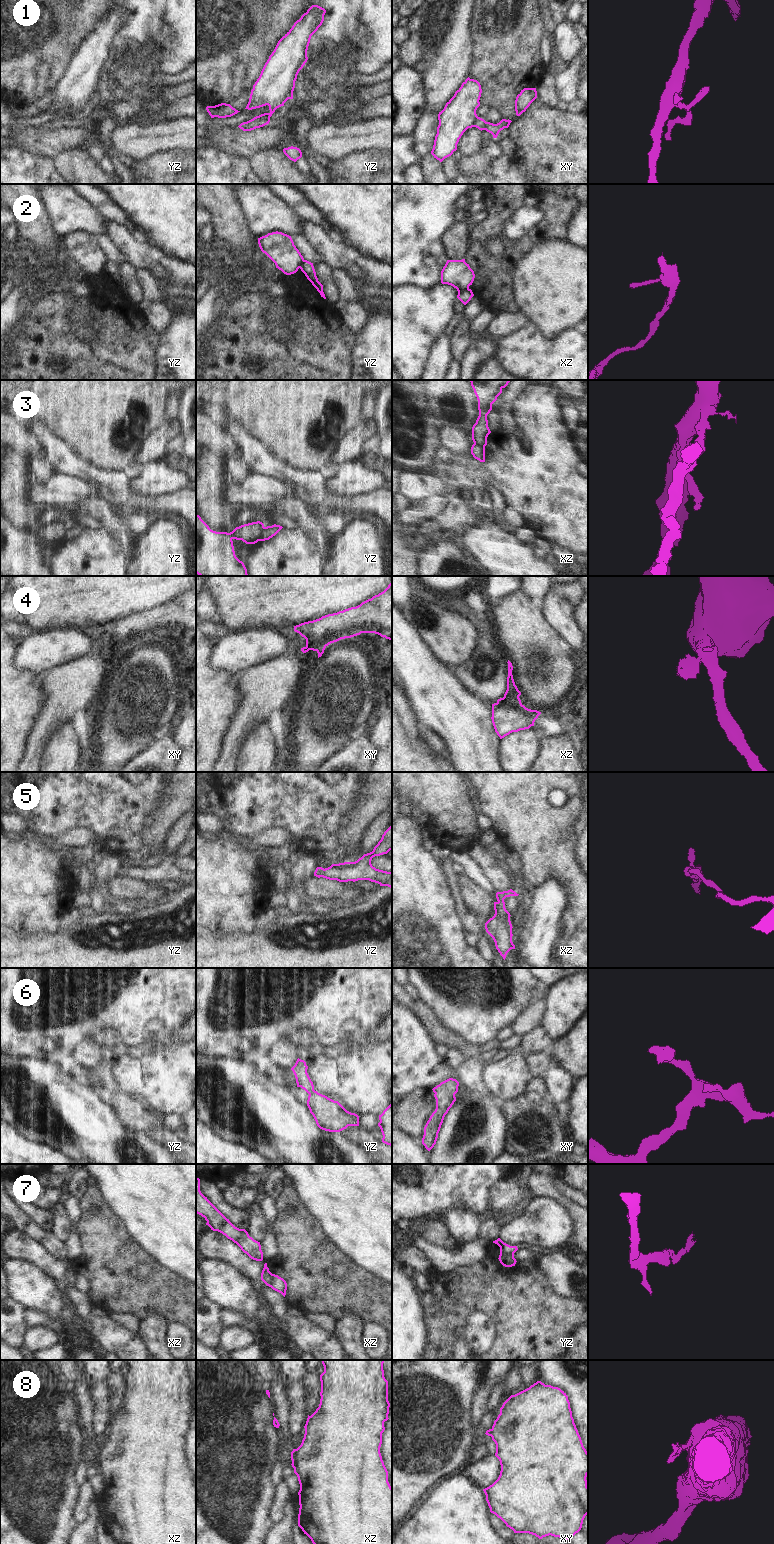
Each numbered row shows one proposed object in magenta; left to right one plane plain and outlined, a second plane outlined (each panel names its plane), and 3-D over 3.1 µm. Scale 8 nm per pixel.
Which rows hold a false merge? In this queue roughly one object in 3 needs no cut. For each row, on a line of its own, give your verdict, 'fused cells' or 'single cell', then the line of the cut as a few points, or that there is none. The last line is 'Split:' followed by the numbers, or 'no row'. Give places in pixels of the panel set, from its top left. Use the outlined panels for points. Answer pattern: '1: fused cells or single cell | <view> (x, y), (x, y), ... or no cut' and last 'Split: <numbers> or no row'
1: fused cells | yz (258, 116), (266, 124)
2: fused cells | xz (468, 287), (458, 293)
3: fused cells | yz (265, 527), (258, 540)
4: fused cells | xz (497, 702), (521, 704)
5: single cell | no cut
6: single cell | no cut
7: fused cells | yz (514, 1252), (502, 1252), (500, 1254)
8: fused cells | xz (296, 1449), (292, 1461)
Split: 1, 2, 3, 4, 7, 8

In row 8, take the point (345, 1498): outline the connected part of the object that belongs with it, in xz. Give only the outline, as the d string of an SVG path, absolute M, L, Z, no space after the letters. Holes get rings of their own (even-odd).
M322 1360L324 1372L320 1375L320 1404L311 1416L308 1415L304 1438L296 1449L295 1459L291 1464L300 1484L298 1526L313 1544L392 1544L392 1487L380 1453L384 1422L389 1419L390 1407L388 1381L384 1377L383 1363L384 1360Z

